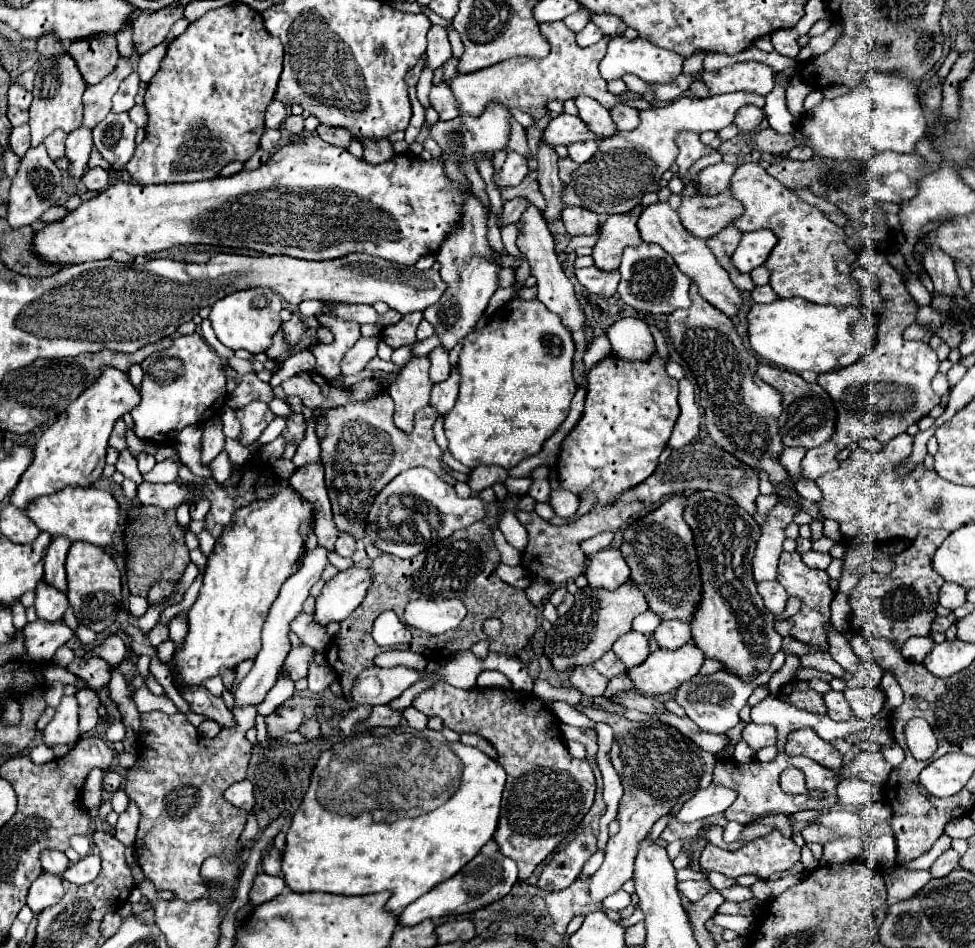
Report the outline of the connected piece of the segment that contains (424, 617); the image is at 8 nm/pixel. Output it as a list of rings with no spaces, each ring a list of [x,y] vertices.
[[[412,600],[404,610],[408,626],[424,630],[428,634],[442,634],[456,628],[466,616],[466,608],[460,600]]]

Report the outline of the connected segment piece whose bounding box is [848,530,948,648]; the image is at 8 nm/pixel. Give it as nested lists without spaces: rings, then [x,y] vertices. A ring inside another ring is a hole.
[[[922,530],[914,542],[910,544],[908,550],[904,550],[902,554],[896,554],[894,558],[894,568],[888,574],[882,572],[870,572],[866,576],[862,576],[862,580],[858,582],[858,586],[850,592],[848,604],[852,608],[852,618],[850,618],[850,626],[856,632],[866,634],[866,638],[888,638],[892,642],[896,642],[896,646],[904,646],[904,642],[912,636],[928,636],[930,632],[930,624],[936,618],[936,606],[938,606],[938,590],[944,584],[944,580],[932,570],[932,554],[936,554],[938,546],[946,540],[948,532],[946,530]]]

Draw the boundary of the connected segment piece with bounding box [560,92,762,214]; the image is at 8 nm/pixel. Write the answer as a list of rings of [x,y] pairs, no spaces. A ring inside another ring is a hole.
[[[732,92],[710,98],[678,98],[662,108],[640,110],[640,126],[630,132],[618,132],[598,144],[596,154],[578,166],[572,182],[562,188],[564,206],[580,206],[596,214],[624,214],[642,202],[642,196],[658,190],[658,180],[678,156],[674,142],[680,130],[702,134],[706,130],[718,132],[732,124],[736,112],[748,104],[762,104],[762,96],[752,92]]]

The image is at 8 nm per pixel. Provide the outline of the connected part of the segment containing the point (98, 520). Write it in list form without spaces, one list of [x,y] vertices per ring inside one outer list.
[[[64,488],[56,494],[50,494],[48,498],[36,498],[32,506],[26,510],[28,518],[36,522],[36,526],[44,532],[50,532],[52,536],[68,536],[72,542],[84,540],[96,546],[110,546],[112,544],[112,534],[116,532],[120,524],[120,510],[118,502],[110,492],[96,490],[96,488]]]

